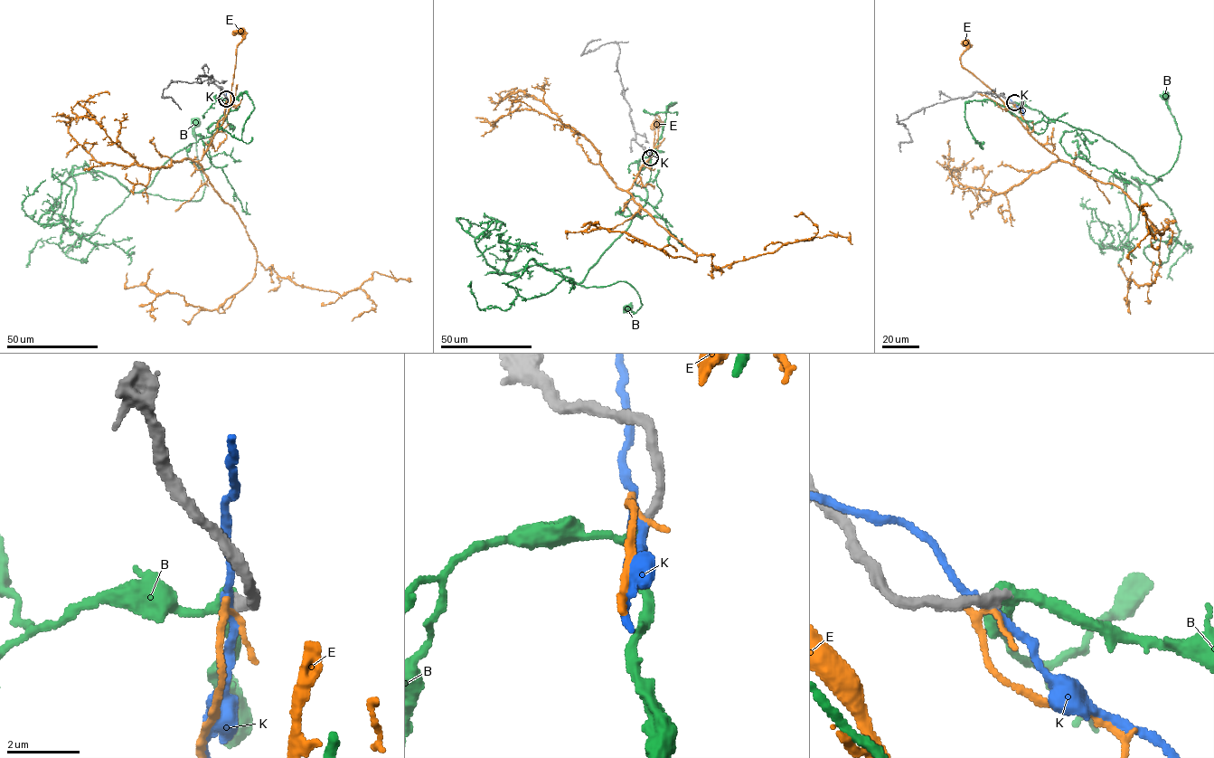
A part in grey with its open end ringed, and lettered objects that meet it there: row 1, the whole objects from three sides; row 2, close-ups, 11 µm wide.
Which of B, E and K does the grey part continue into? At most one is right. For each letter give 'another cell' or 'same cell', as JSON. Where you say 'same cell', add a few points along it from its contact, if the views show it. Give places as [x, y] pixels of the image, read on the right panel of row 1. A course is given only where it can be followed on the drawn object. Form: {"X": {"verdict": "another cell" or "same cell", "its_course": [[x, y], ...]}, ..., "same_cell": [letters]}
{"B": {"verdict": "same cell", "its_course": [[1014, 102], [1098, 134], [1129, 154], [1157, 181], [1178, 156], [1181, 137], [1165, 96]]}, "E": {"verdict": "another cell"}, "K": {"verdict": "another cell"}, "same_cell": ["B"]}

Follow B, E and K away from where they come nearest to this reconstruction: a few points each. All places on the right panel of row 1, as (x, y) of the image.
B: (1014, 102), (1098, 134), (1129, 154), (1157, 181), (1178, 156), (1181, 137), (1165, 96)
E: (1013, 103), (1026, 122), (1026, 128), (987, 86), (962, 66), (960, 56), (966, 48), (965, 42)
K: (1013, 103), (1022, 110), (1022, 115)

